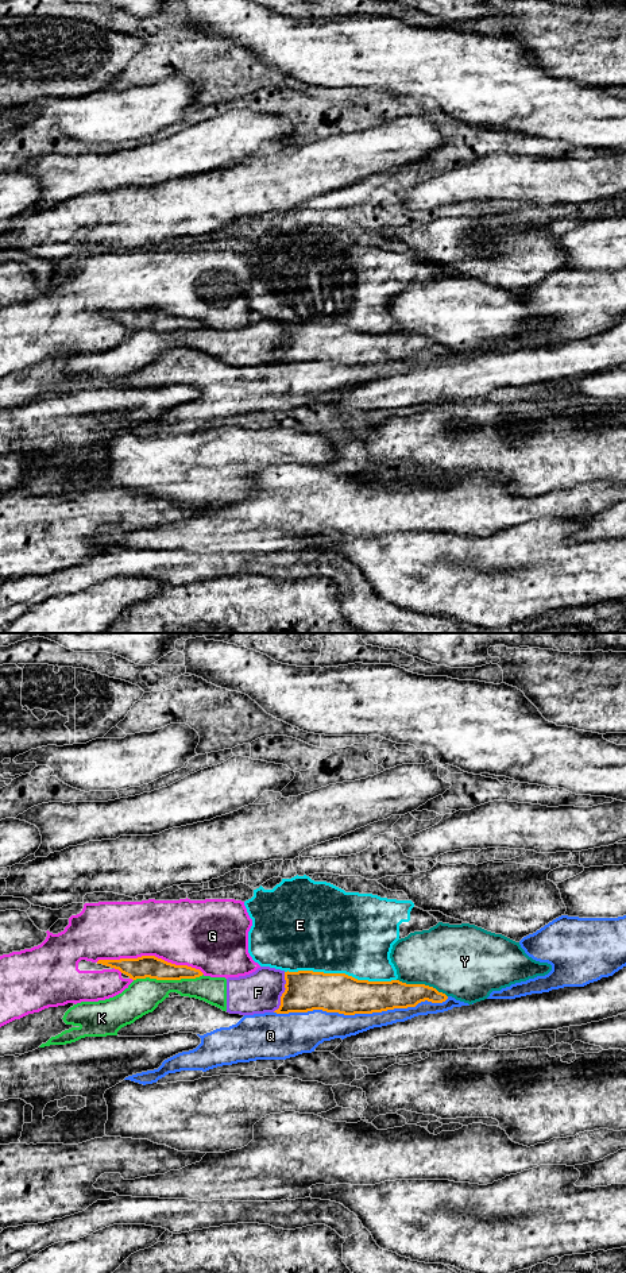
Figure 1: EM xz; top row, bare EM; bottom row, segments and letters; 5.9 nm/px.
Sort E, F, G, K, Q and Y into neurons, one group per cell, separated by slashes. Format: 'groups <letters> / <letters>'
groups E / F K / G / Q / Y

